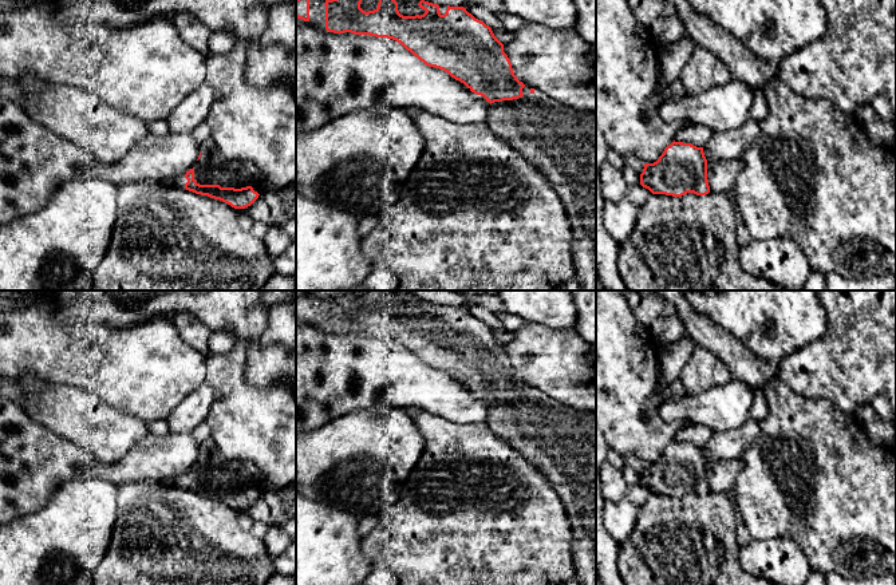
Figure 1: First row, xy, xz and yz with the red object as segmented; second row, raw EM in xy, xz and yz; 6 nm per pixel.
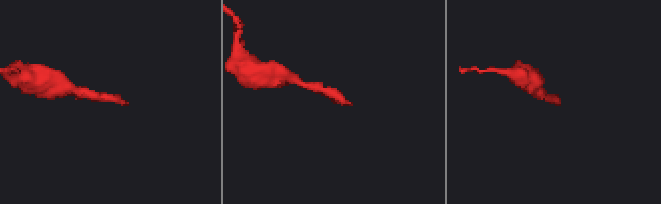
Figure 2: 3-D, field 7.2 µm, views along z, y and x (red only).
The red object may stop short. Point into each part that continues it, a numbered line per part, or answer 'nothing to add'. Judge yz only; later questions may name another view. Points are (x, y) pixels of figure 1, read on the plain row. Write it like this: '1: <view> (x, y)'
1: yz (721, 474)

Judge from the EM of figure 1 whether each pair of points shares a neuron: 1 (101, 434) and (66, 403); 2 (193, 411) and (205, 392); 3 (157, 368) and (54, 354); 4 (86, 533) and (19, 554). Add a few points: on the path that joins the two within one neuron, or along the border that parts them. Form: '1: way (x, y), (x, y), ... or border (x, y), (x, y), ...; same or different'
1: way (93, 426), (74, 411); same
2: way (196, 407), (204, 396); same
3: way (131, 368), (103, 359), (79, 355); same
4: way (70, 536), (60, 545), (51, 545), (35, 554); same

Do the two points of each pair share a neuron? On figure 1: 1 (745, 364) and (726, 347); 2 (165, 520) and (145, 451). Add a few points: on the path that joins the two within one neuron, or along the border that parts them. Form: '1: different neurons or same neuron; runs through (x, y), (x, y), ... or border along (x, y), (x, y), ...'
1: same neuron; runs through (741, 360), (730, 351)
2: different neurons; border along (176, 481), (141, 483)

